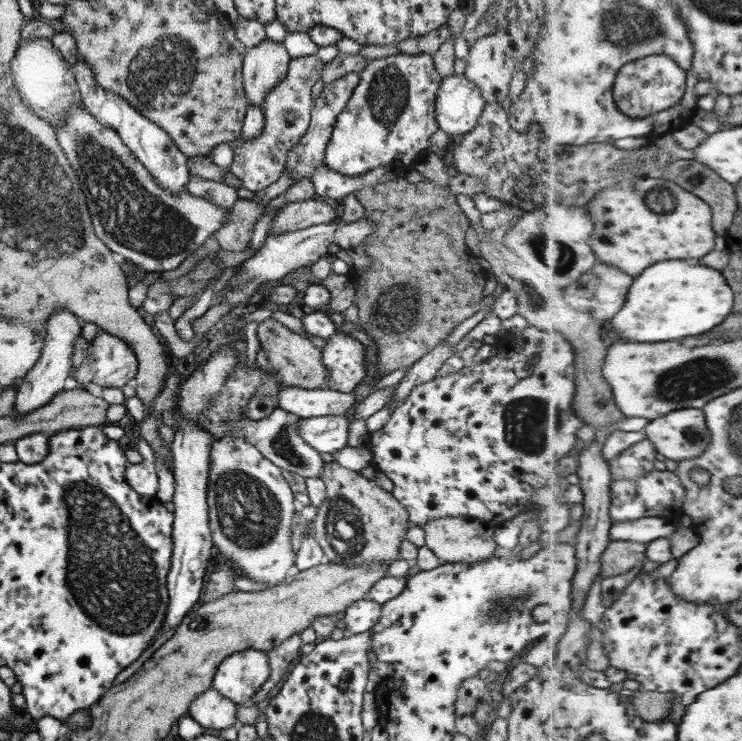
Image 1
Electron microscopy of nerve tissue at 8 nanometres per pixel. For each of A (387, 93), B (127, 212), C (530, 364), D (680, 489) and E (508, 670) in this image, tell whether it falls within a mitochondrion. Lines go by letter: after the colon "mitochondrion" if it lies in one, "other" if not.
A: mitochondrion
B: mitochondrion
C: other
D: other
E: other

